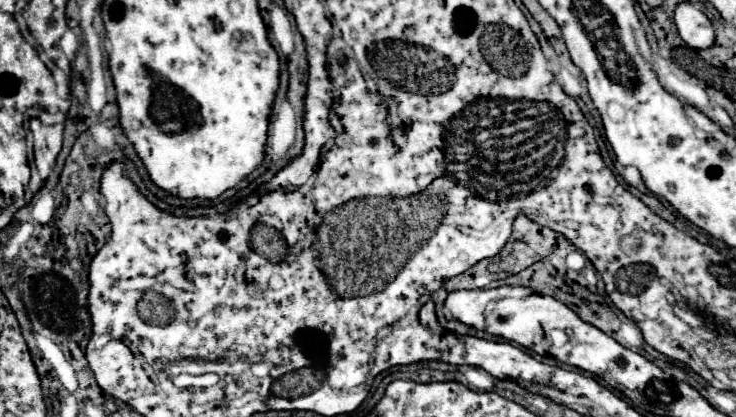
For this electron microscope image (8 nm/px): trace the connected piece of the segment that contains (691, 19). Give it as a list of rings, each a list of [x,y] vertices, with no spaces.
[[[679,3],[675,9],[675,25],[681,39],[693,49],[707,49],[715,43],[715,31],[707,15],[691,3]]]

